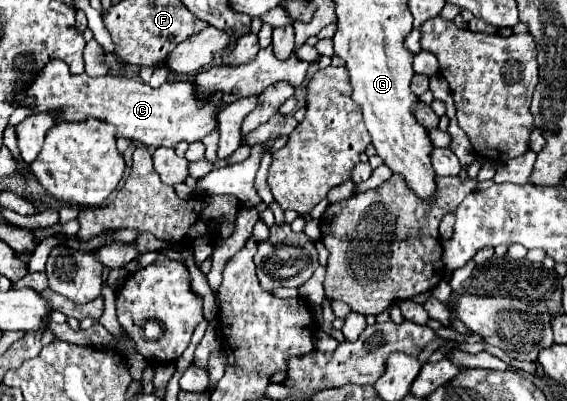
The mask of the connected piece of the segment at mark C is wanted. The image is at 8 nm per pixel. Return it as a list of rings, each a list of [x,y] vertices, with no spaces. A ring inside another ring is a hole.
[[[53,59],[49,61],[37,75],[35,81],[31,81],[29,89],[25,89],[23,99],[31,97],[33,103],[29,105],[33,111],[37,113],[45,113],[45,111],[55,111],[57,113],[57,121],[81,121],[87,117],[95,117],[101,121],[107,121],[111,125],[115,125],[117,129],[117,137],[125,137],[131,141],[139,141],[147,147],[175,147],[179,141],[201,141],[207,133],[211,133],[217,127],[217,115],[221,111],[221,95],[213,95],[203,107],[197,107],[197,95],[195,95],[195,85],[193,81],[181,81],[181,83],[165,83],[159,89],[149,87],[143,81],[135,81],[135,79],[127,79],[127,77],[89,77],[85,73],[81,75],[71,75],[69,67],[59,61]]]

